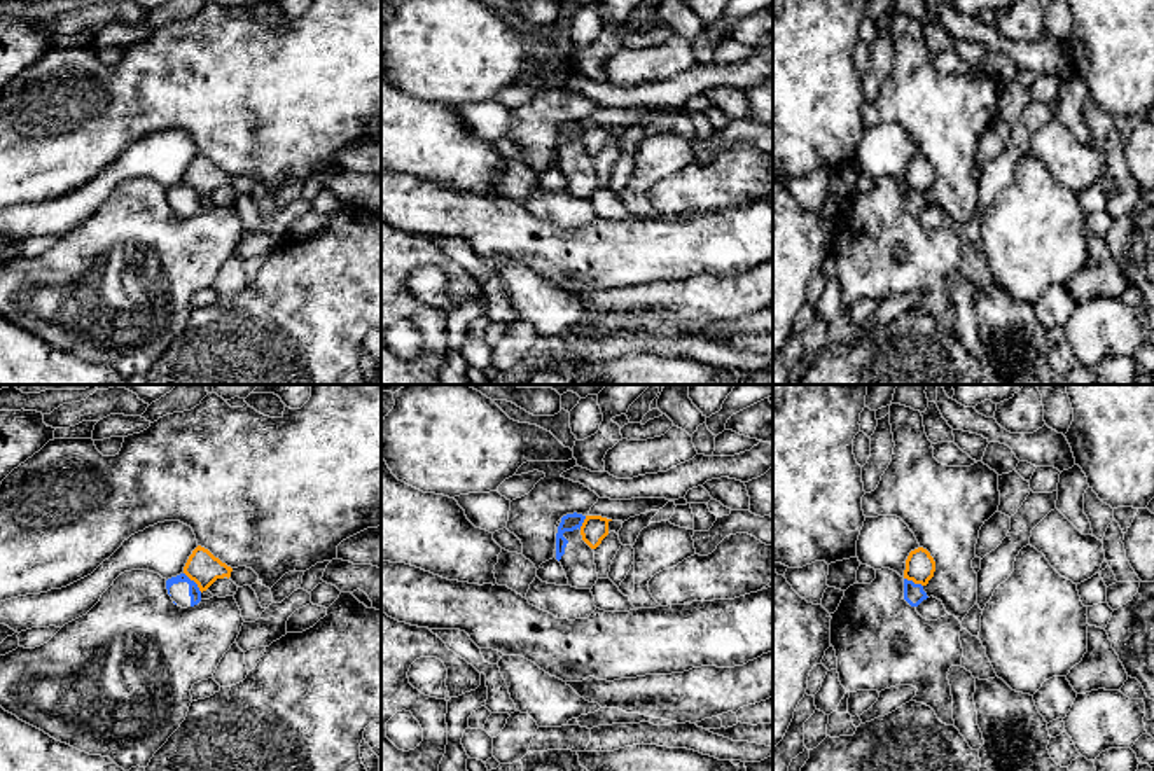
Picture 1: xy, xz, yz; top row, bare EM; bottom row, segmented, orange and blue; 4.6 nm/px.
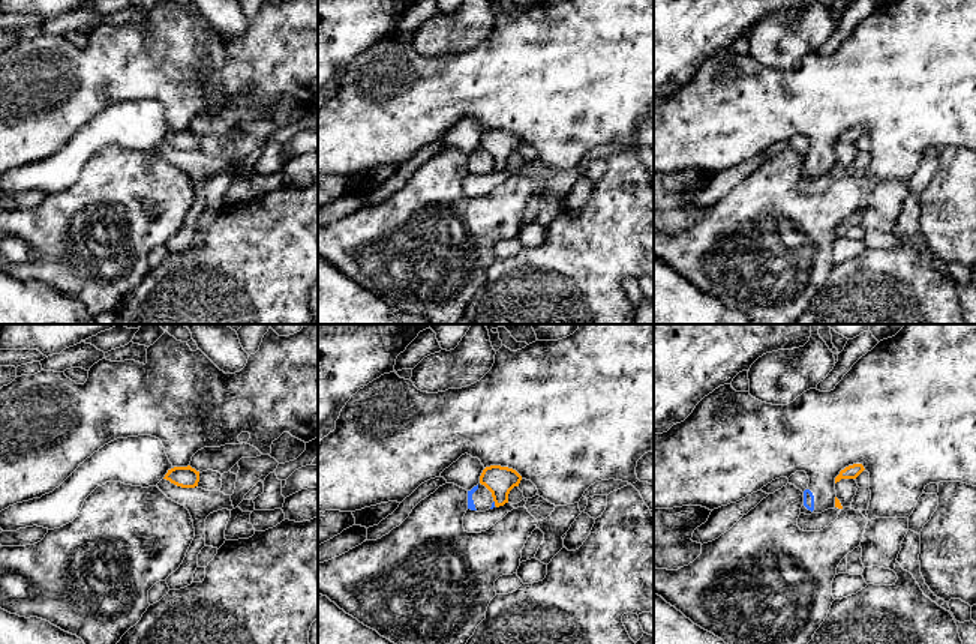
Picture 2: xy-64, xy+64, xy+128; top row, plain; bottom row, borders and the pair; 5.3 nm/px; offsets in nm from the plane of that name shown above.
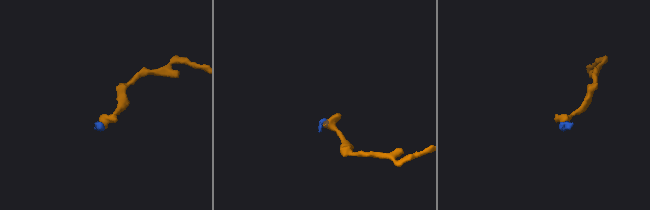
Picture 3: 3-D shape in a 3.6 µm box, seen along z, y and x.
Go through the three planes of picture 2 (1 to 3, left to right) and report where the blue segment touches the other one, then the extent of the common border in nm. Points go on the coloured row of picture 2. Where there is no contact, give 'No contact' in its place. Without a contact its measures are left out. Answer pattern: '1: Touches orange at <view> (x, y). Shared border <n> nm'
1: No contact
2: Touches orange at xy+64 (495, 503). Shared border 30 nm
3: No contact

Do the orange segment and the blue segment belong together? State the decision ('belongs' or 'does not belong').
does not belong

